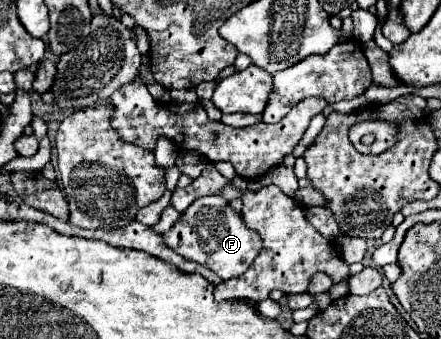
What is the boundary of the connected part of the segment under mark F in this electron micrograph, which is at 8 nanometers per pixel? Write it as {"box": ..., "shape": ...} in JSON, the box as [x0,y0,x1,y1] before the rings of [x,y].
{"box":[162,196,262,280],"shape":[[[202,196],[192,202],[186,212],[178,218],[178,222],[162,234],[166,246],[178,252],[186,260],[194,260],[212,272],[216,272],[222,280],[236,278],[244,274],[262,248],[262,240],[254,230],[248,230],[242,216],[232,210],[232,206],[222,196]]]}

